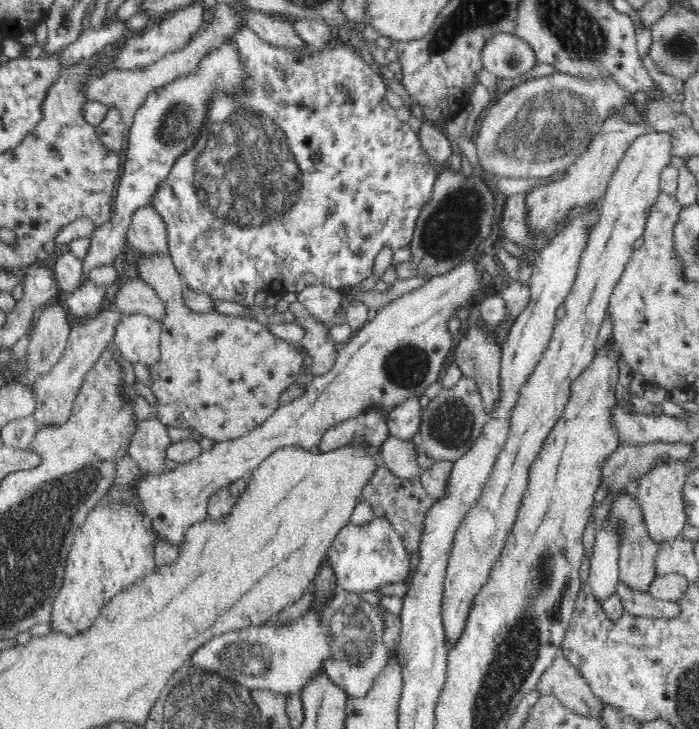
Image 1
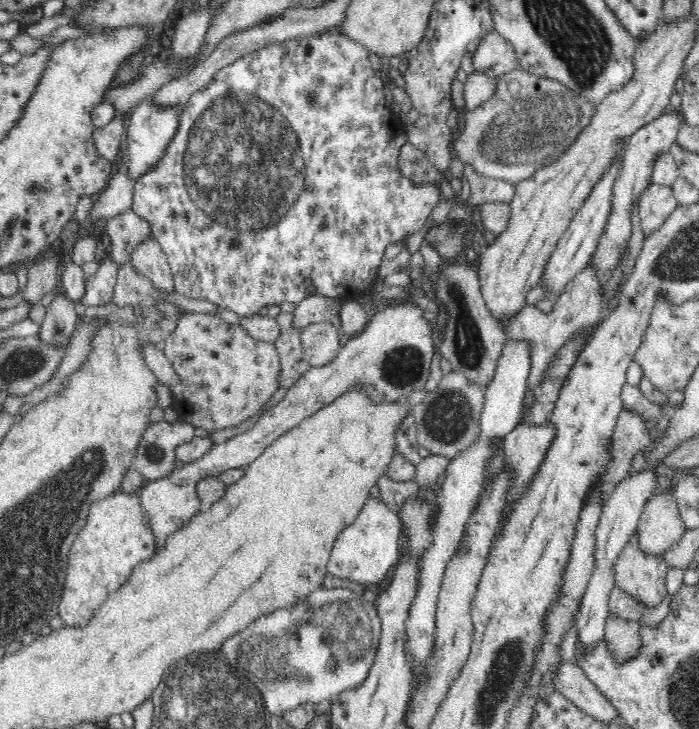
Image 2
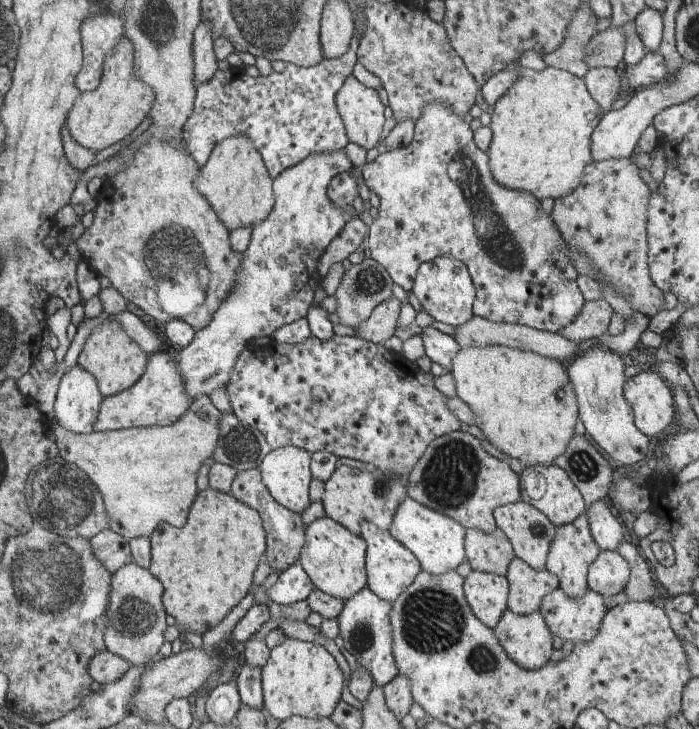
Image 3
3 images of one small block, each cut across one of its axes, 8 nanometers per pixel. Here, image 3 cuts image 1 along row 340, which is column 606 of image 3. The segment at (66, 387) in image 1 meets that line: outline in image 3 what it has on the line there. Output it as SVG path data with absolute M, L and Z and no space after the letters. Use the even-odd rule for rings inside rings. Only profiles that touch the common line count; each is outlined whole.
M588 68L583 76L585 89L590 98L599 106L601 112L610 111L611 104L617 100L621 88L619 69Z

